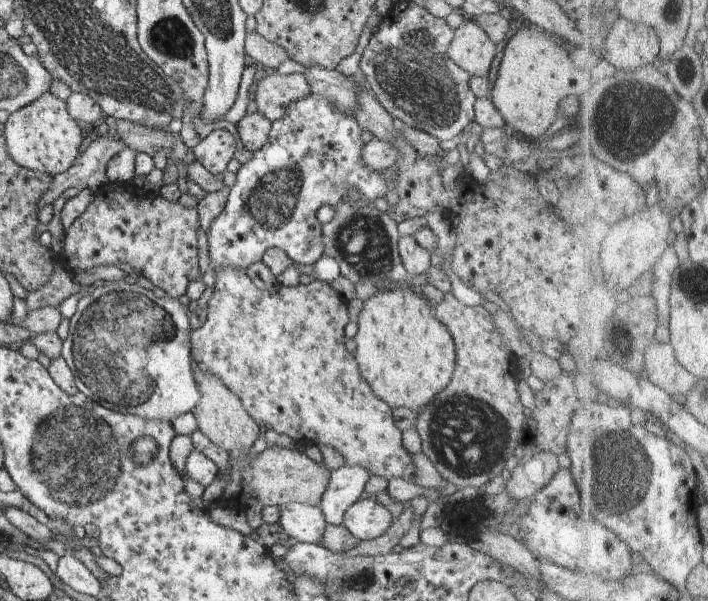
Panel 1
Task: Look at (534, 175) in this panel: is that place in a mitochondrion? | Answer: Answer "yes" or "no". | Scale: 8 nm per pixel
no

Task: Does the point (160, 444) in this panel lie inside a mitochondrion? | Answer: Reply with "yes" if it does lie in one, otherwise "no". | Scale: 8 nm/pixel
no

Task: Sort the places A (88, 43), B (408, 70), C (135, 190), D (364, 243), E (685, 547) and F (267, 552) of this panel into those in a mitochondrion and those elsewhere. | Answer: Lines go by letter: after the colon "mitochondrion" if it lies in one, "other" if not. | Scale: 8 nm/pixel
A: mitochondrion
B: mitochondrion
C: other
D: mitochondrion
E: other
F: other

